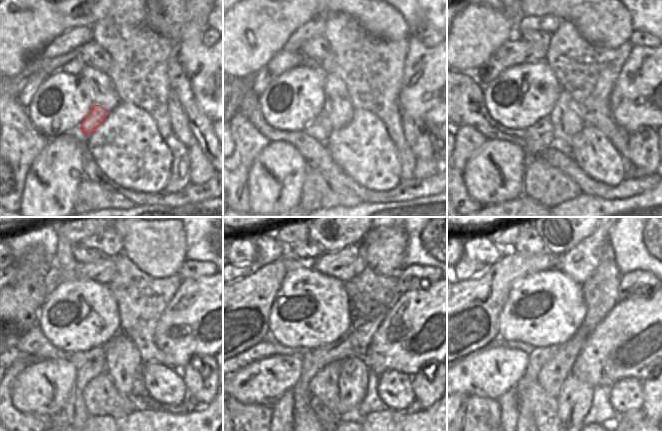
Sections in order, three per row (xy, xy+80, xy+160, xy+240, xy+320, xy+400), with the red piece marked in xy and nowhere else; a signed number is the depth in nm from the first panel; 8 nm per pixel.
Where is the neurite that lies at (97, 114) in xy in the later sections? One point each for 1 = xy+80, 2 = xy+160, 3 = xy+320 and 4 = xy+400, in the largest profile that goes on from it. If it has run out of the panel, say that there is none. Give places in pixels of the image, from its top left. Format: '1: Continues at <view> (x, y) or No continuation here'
1: Continues at xy+80 (320, 129)
2: Continues at xy+160 (541, 135)
3: Continues at xy+320 (305, 420)
4: No continuation here

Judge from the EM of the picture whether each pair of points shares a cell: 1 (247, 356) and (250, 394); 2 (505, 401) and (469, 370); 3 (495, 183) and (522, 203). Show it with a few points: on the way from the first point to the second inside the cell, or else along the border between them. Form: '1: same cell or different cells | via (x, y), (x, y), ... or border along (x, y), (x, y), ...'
1: different cells | border along (270, 355), (250, 362), (233, 374)
2: different cells | border along (514, 386), (506, 390), (497, 399)
3: different cells | border along (522, 194), (493, 204)

